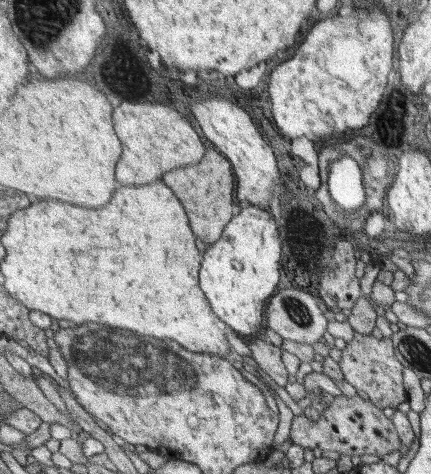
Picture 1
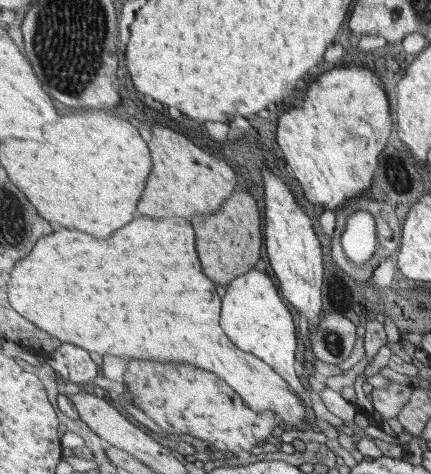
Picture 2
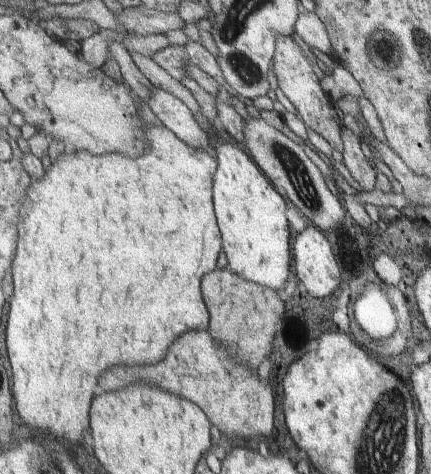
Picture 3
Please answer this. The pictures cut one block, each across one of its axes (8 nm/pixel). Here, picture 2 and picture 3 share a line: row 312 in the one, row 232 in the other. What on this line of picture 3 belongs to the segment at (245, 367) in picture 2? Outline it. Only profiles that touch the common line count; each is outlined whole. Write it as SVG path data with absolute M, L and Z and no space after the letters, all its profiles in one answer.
M146 126L144 129L146 139L150 142L147 146L147 154L141 156L141 158L135 158L135 160L129 160L127 156L121 156L121 154L109 154L109 156L93 156L93 154L87 154L87 152L77 152L77 154L69 153L65 156L65 160L57 162L55 164L46 163L45 173L40 180L32 179L32 187L27 193L26 206L22 207L20 211L20 241L18 244L18 251L13 263L12 276L13 276L13 294L10 297L10 310L8 313L8 321L6 328L6 342L8 350L8 358L10 359L13 374L13 396L16 402L16 410L18 414L21 414L23 422L35 430L35 432L43 432L47 435L53 435L53 440L59 440L65 443L65 440L69 440L71 444L83 444L83 438L85 438L85 430L89 428L89 410L91 410L91 402L95 398L95 384L99 382L99 372L103 374L105 370L113 368L113 366L127 367L129 364L135 364L135 366L147 366L152 364L161 363L168 355L171 349L171 344L181 338L185 332L191 332L191 330L209 330L209 310L207 310L207 304L203 300L203 294L201 294L201 280L205 274L213 272L217 268L217 262L219 262L219 256L223 252L224 240L220 225L218 224L218 218L216 215L216 208L214 207L214 184L215 176L218 171L218 160L209 156L204 149L194 149L189 146L184 140L181 140L171 129L161 126Z

